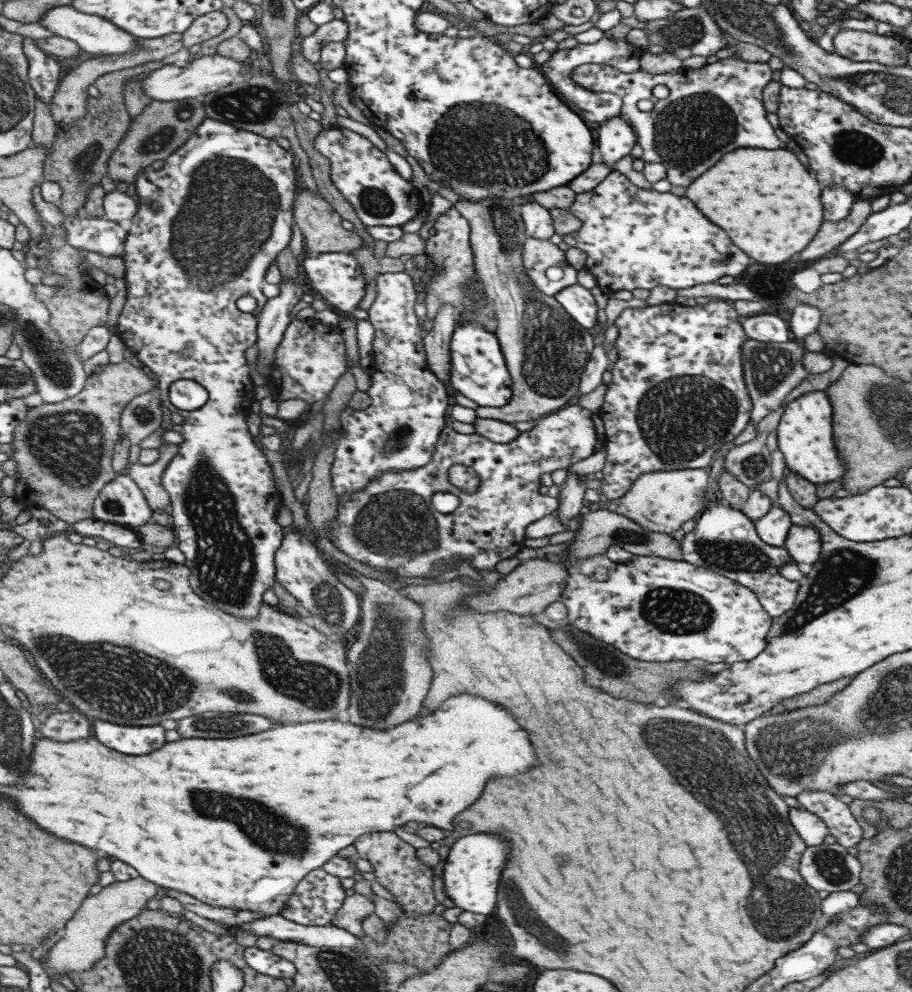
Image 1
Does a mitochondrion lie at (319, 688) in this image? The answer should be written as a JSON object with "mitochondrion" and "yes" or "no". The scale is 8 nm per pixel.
{"mitochondrion":"yes"}

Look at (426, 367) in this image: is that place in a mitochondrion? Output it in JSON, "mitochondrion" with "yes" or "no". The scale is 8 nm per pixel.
{"mitochondrion":"no"}

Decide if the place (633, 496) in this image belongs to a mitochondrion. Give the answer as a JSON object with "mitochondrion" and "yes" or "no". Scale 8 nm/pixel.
{"mitochondrion":"no"}

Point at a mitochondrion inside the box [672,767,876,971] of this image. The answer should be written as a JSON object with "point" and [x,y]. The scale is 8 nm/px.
{"point":[832,865]}

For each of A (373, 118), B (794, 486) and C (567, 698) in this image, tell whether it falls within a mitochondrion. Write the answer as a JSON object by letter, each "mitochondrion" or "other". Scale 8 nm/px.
{"A":"other","B":"other","C":"other"}

